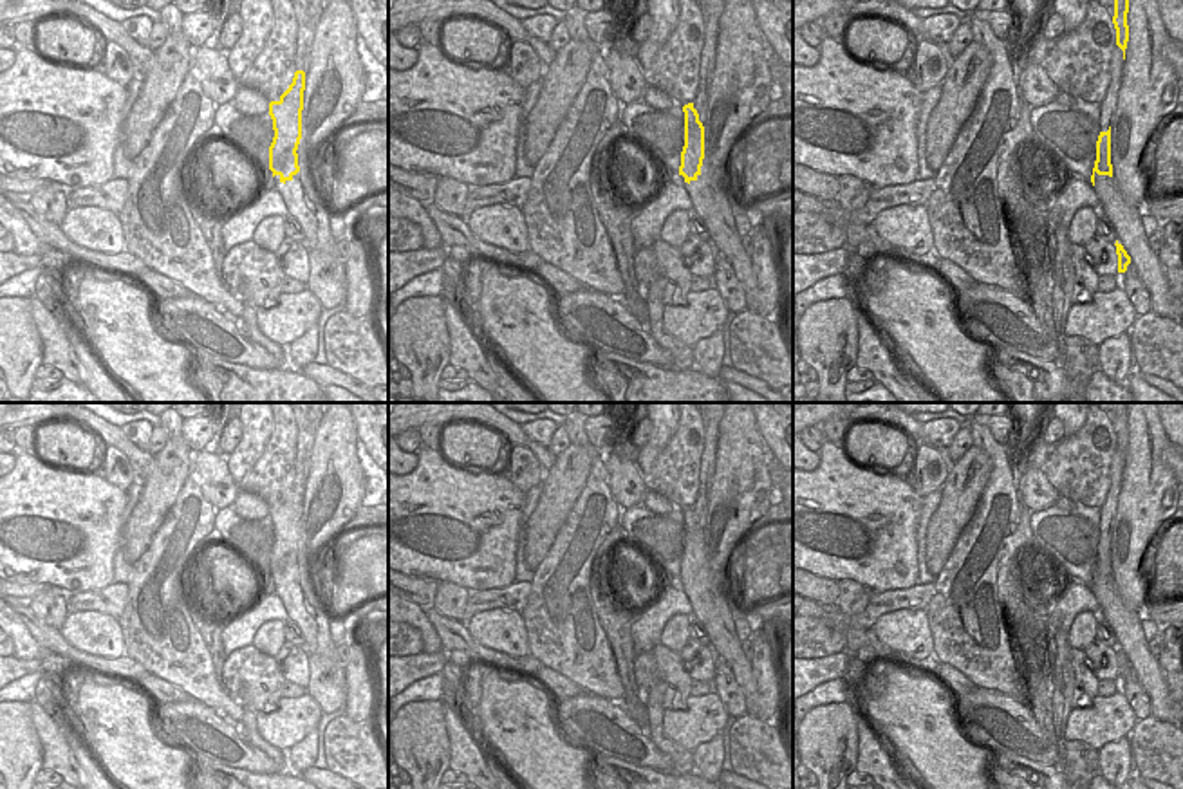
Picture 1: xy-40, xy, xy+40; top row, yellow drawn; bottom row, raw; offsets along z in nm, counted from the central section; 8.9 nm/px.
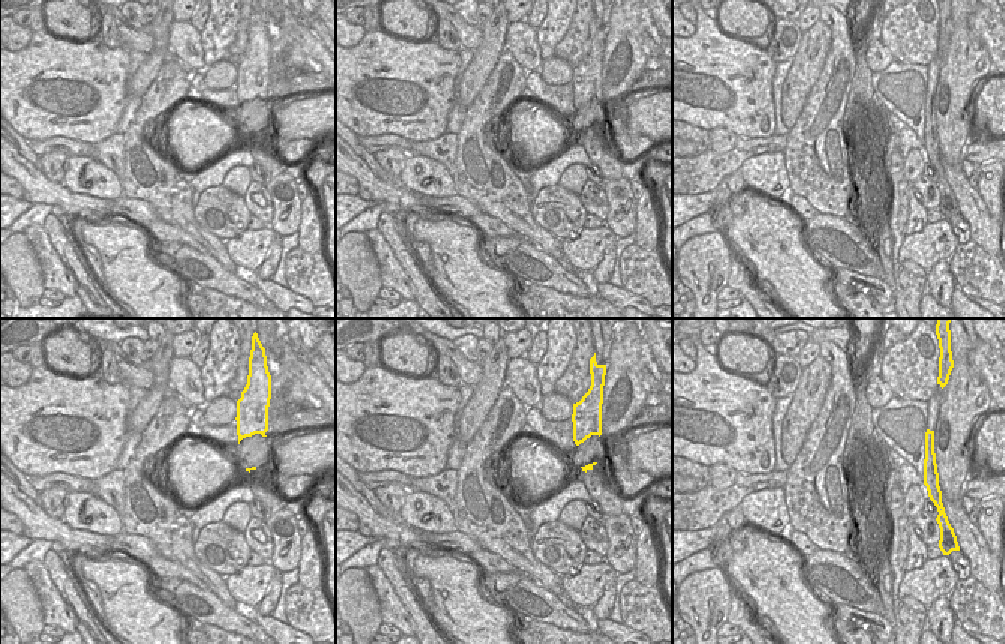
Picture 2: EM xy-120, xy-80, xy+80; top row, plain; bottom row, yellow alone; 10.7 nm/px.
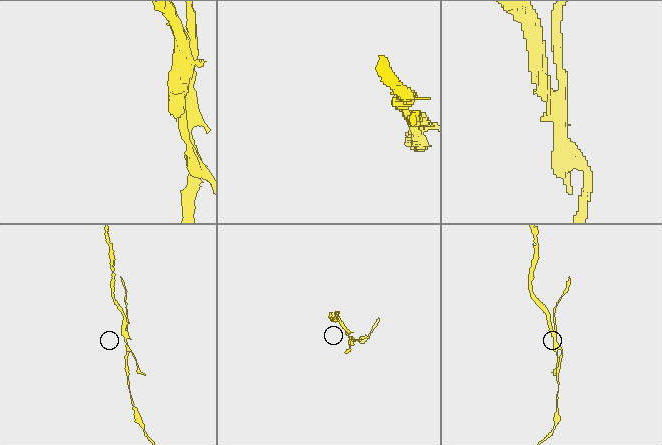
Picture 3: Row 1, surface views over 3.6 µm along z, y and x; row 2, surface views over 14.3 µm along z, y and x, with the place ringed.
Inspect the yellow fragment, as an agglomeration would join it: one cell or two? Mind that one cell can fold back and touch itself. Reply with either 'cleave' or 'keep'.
cleave

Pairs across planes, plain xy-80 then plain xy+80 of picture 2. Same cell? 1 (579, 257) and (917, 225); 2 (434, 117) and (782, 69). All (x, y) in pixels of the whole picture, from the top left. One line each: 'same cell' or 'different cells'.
1: different cells
2: different cells

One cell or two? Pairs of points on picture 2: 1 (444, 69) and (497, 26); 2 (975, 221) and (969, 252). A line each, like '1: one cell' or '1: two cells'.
1: two cells
2: two cells

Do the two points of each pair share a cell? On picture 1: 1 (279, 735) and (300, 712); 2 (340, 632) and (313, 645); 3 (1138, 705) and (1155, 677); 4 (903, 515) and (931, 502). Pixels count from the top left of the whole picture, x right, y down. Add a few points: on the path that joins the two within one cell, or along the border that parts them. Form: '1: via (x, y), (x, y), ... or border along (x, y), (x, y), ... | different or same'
1: via (282, 730), (295, 717) | same
2: border along (331, 614), (329, 636), (336, 643) | different
3: border along (1131, 665), (1149, 697), (1151, 714) | different
4: border along (923, 499), (916, 547) | different

